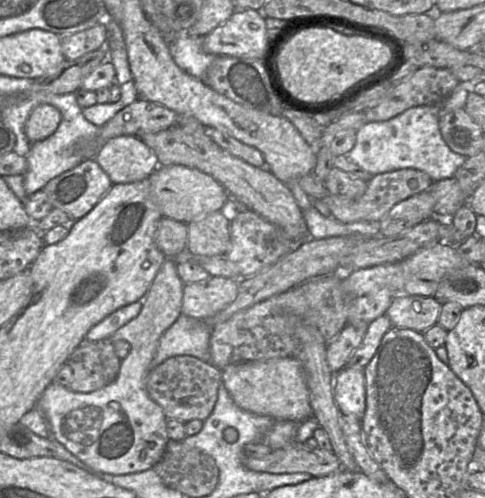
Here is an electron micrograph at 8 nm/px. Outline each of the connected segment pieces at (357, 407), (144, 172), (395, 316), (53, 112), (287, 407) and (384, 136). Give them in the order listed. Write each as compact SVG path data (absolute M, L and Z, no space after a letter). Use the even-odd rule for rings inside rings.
M345 367L334 375L333 383L334 400L342 414L356 416L359 420L365 412L365 376L363 369Z
M119 136L108 140L94 160L113 184L143 180L159 166L155 152L135 136Z
M400 293L396 295L387 311L392 325L418 332L425 332L438 323L442 302L434 296Z
M48 104L37 106L29 115L25 123L25 134L34 143L51 136L61 121L59 110Z
M296 357L245 361L226 366L221 383L235 404L248 412L270 416L274 420L302 422L312 416L306 375Z
M438 106L411 107L386 121L367 122L357 130L356 142L348 158L372 175L414 168L426 172L434 182L454 177L468 157L453 152L439 128Z

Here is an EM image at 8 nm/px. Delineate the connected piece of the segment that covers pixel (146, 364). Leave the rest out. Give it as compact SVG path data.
M166 259L144 297L143 306L138 316L119 328L108 339L111 343L124 340L131 346L130 352L121 361L115 380L90 393L74 392L52 382L37 402L35 408L42 409L42 414L51 427L55 439L79 460L95 470L112 475L142 472L155 467L164 454L170 441L166 428L167 417L162 408L149 397L146 391L146 380L149 372L154 369L152 361L159 338L182 314L183 286L184 283L178 275L176 263L173 259Z

